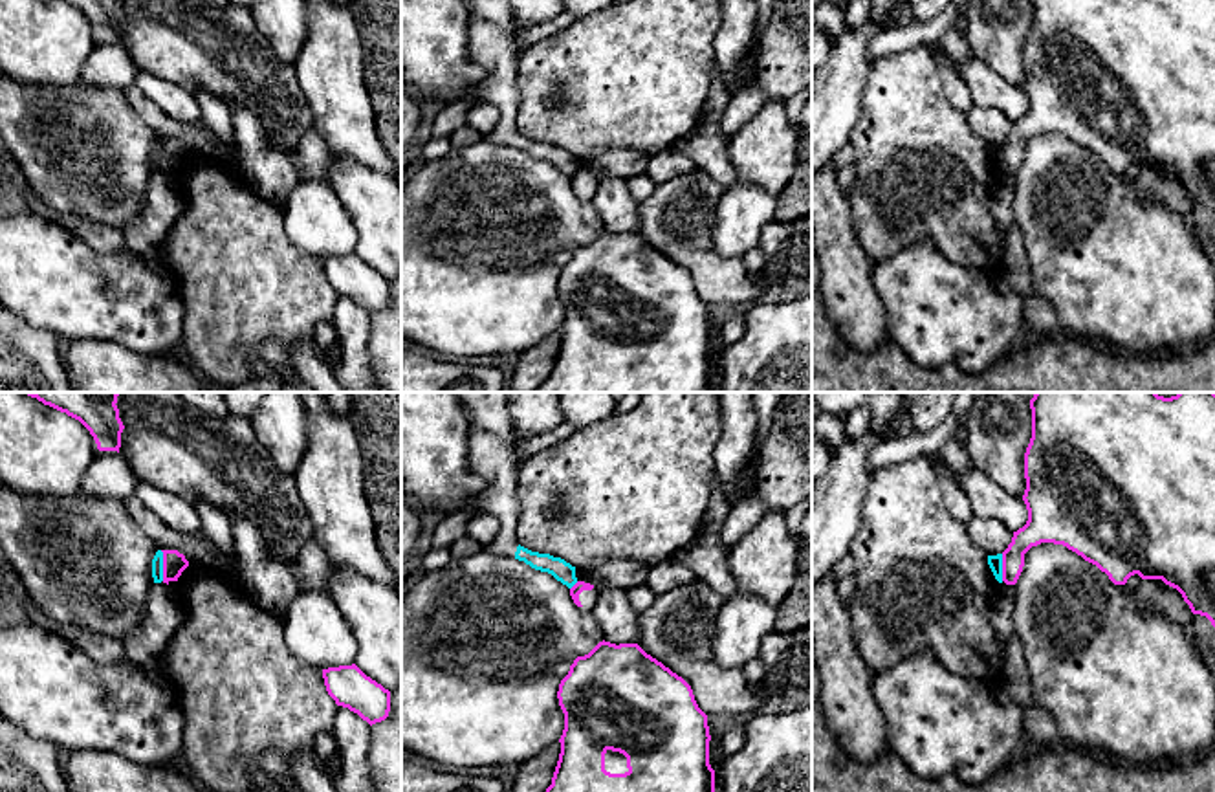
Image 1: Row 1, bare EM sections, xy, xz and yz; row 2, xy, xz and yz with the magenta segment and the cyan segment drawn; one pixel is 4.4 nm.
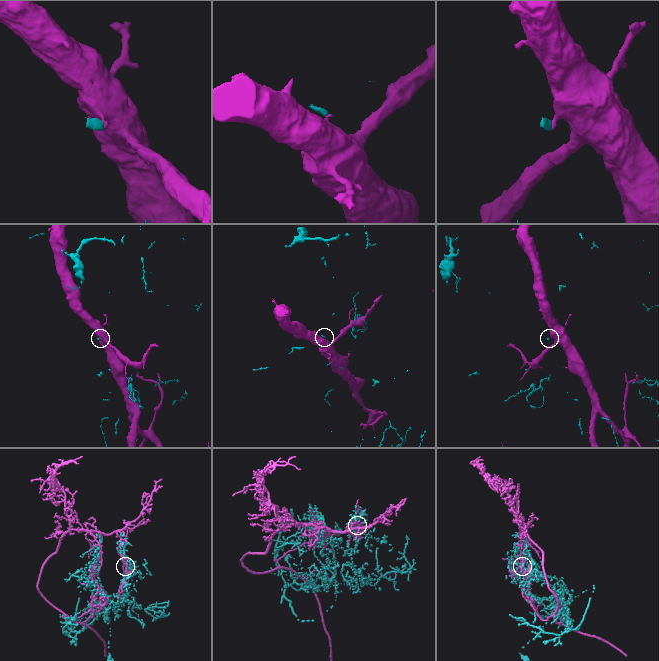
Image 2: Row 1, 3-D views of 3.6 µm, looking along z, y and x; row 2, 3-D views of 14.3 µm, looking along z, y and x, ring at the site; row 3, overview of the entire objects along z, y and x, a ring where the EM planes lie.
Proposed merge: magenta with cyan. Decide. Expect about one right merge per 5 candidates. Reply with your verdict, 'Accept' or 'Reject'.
Reject

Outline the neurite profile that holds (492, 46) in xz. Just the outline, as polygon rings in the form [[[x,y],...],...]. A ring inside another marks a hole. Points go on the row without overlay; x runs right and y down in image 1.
[[[473,16],[469,28],[469,57],[482,66],[487,77],[476,86],[476,95],[498,108],[500,119],[489,134],[489,141],[524,150],[535,160],[552,163],[557,170],[572,178],[577,172],[575,156],[550,143],[531,141],[517,132],[519,84],[517,29]]]

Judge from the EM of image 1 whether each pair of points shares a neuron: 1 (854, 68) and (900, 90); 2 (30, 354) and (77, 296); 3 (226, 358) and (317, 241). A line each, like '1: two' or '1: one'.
1: two
2: two
3: two

